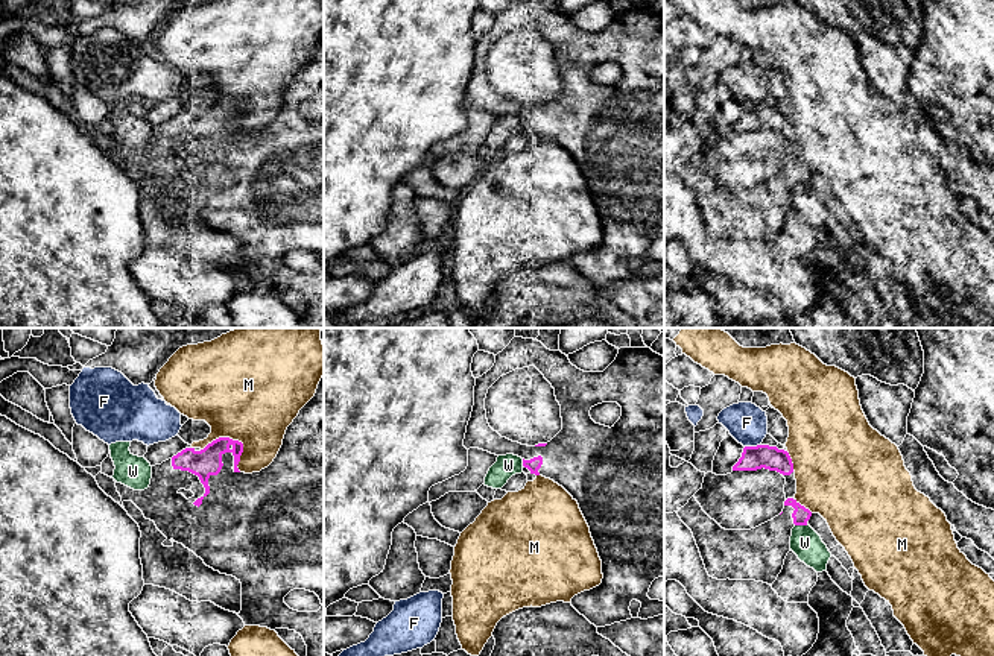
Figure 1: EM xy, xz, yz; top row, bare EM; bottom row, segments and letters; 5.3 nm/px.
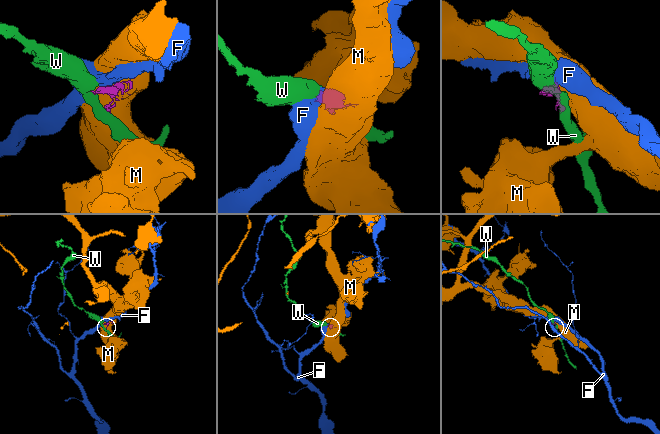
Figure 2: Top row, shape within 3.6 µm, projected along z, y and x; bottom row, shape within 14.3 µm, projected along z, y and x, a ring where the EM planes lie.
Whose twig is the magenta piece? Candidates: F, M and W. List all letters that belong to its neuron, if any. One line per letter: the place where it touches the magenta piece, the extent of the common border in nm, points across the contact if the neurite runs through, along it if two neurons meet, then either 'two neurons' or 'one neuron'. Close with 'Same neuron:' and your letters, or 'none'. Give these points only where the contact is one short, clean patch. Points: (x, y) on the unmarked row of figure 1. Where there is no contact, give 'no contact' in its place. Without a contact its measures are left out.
F: contact yz (753, 107); length 90 nm; two neurons
M: contact xy (236, 100); length 240 nm; two neurons
W: contact yz (801, 184); length 70 nm; two neurons
Same neuron: none

